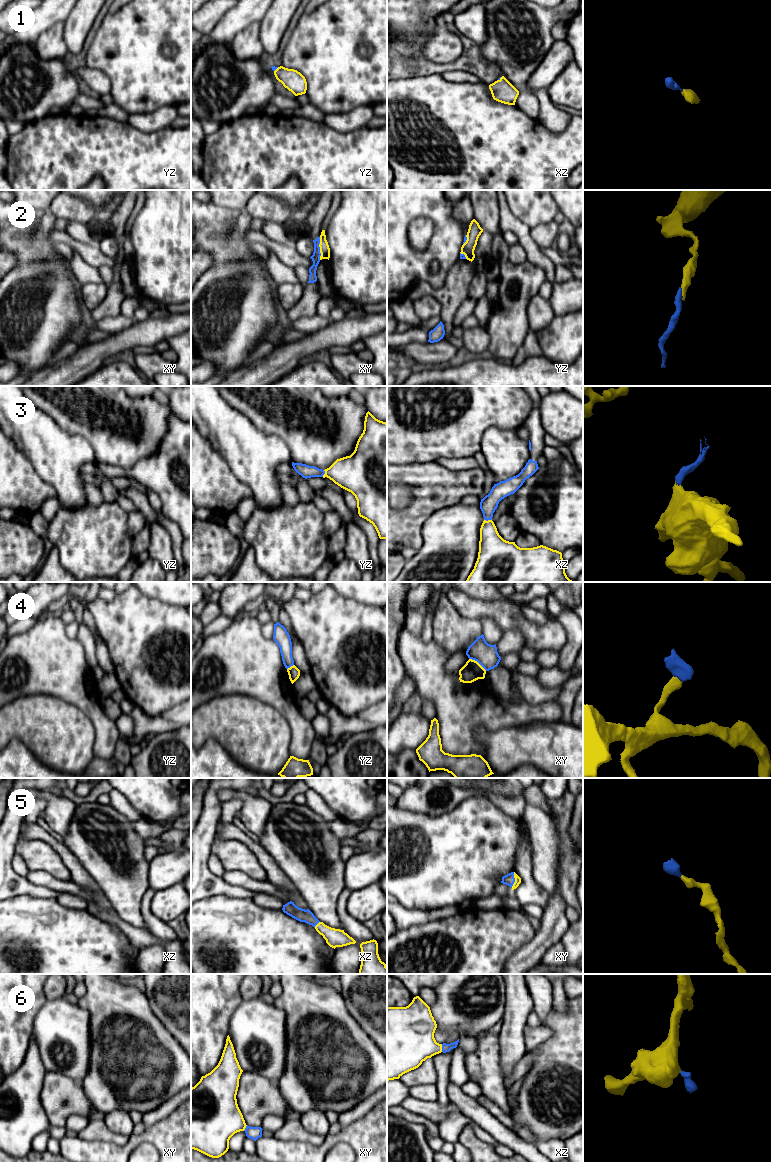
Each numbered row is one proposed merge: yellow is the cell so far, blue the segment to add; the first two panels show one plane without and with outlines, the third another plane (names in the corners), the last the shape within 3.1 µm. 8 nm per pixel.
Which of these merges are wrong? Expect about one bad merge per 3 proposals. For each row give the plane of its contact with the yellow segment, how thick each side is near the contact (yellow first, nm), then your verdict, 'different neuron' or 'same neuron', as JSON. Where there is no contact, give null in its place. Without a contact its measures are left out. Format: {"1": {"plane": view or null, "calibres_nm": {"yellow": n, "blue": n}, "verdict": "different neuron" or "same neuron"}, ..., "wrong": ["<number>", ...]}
{"1": {"plane": "yz", "calibres_nm": {"yellow": 170, "blue": 40}, "verdict": "same neuron"}, "2": {"plane": "xy", "calibres_nm": {"yellow": 80, "blue": 70}, "verdict": "different neuron"}, "3": {"plane": "xz", "calibres_nm": {"yellow": 240, "blue": 140}, "verdict": "same neuron"}, "4": {"plane": "xy", "calibres_nm": {"yellow": 160, "blue": 180}, "verdict": "different neuron"}, "5": {"plane": "xy", "calibres_nm": {"yellow": 50, "blue": 90}, "verdict": "same neuron"}, "6": {"plane": "xz", "calibres_nm": {"yellow": 380, "blue": 60}, "verdict": "same neuron"}, "wrong": ["2", "4"]}

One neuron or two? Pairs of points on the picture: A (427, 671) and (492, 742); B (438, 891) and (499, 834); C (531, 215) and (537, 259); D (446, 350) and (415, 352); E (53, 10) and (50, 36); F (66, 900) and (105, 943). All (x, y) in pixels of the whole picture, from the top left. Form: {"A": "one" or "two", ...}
{"A": "two", "B": "one", "C": "two", "D": "one", "E": "two", "F": "two"}

